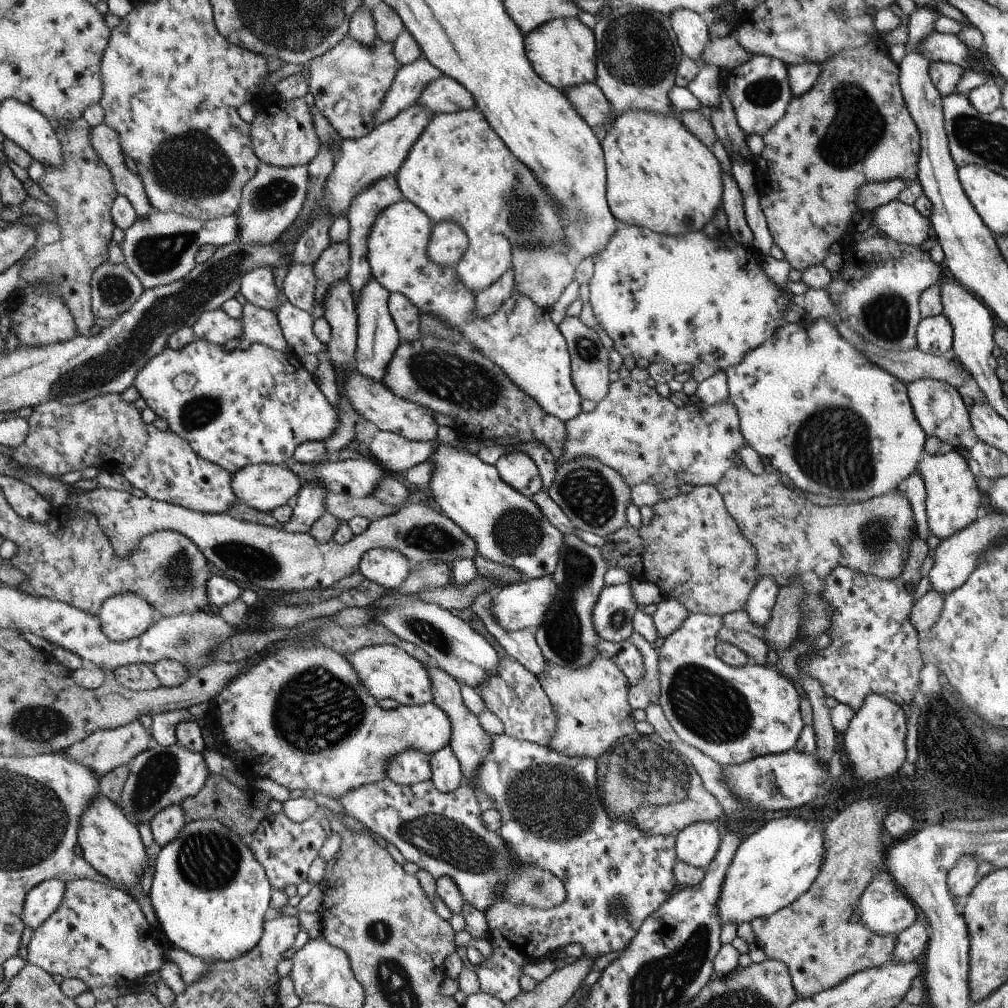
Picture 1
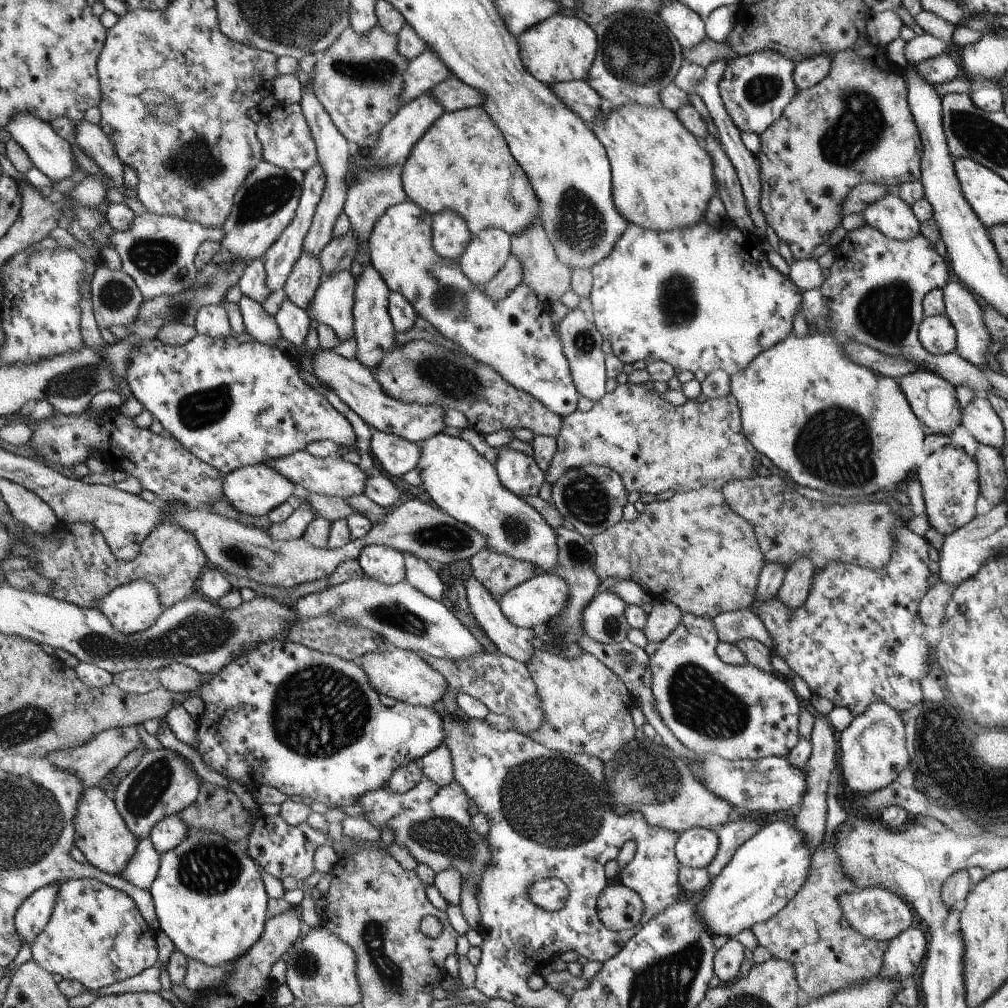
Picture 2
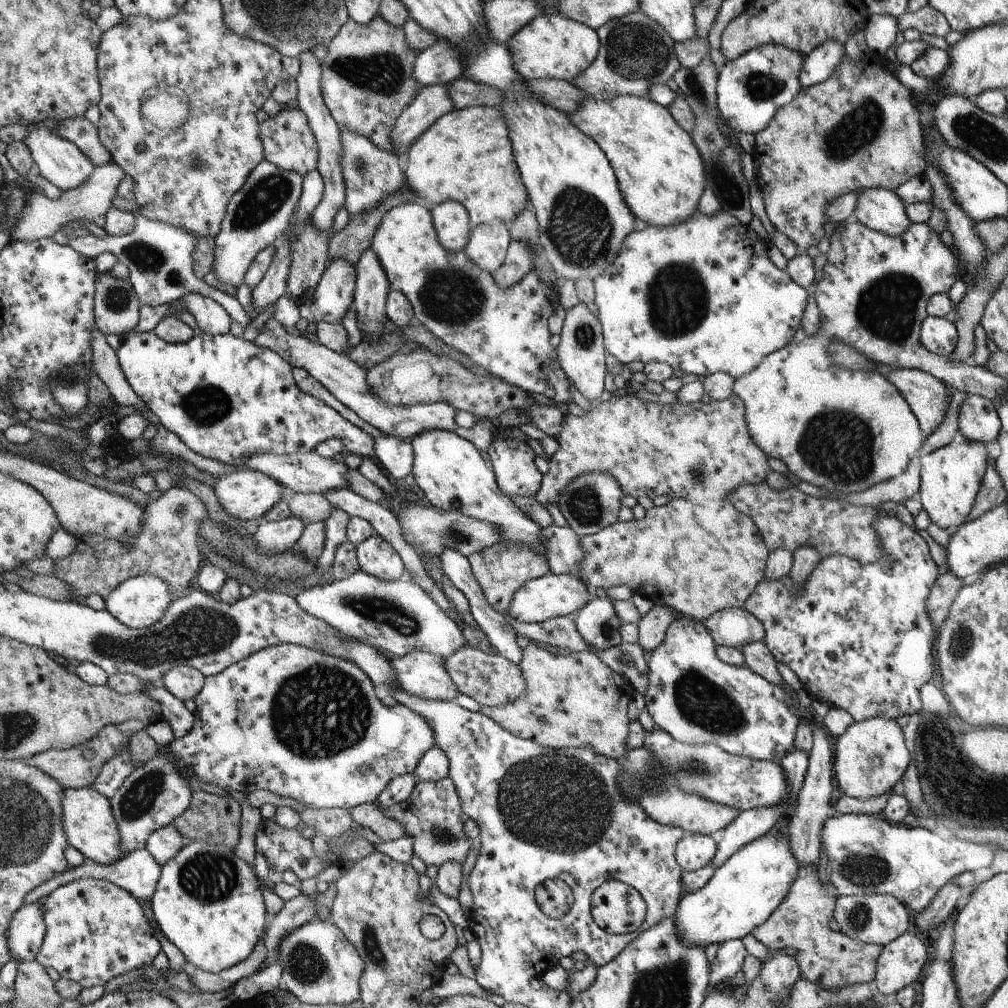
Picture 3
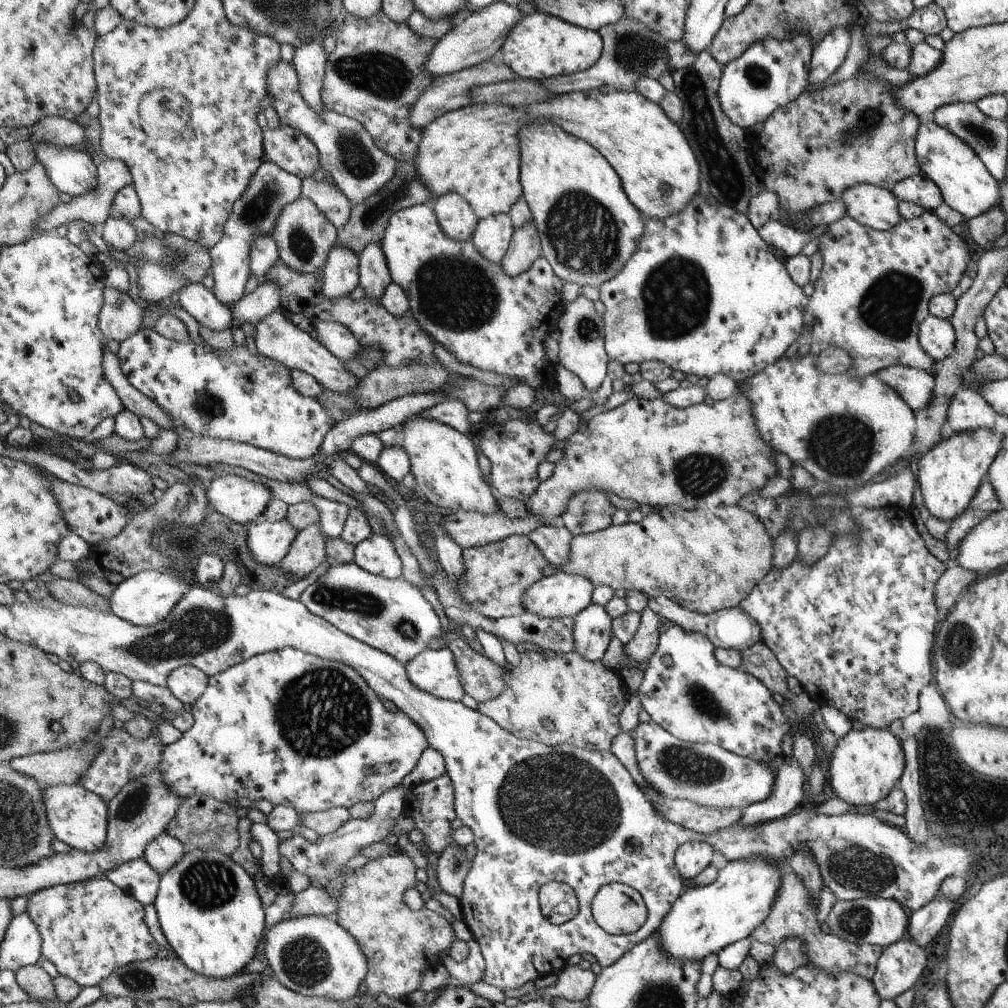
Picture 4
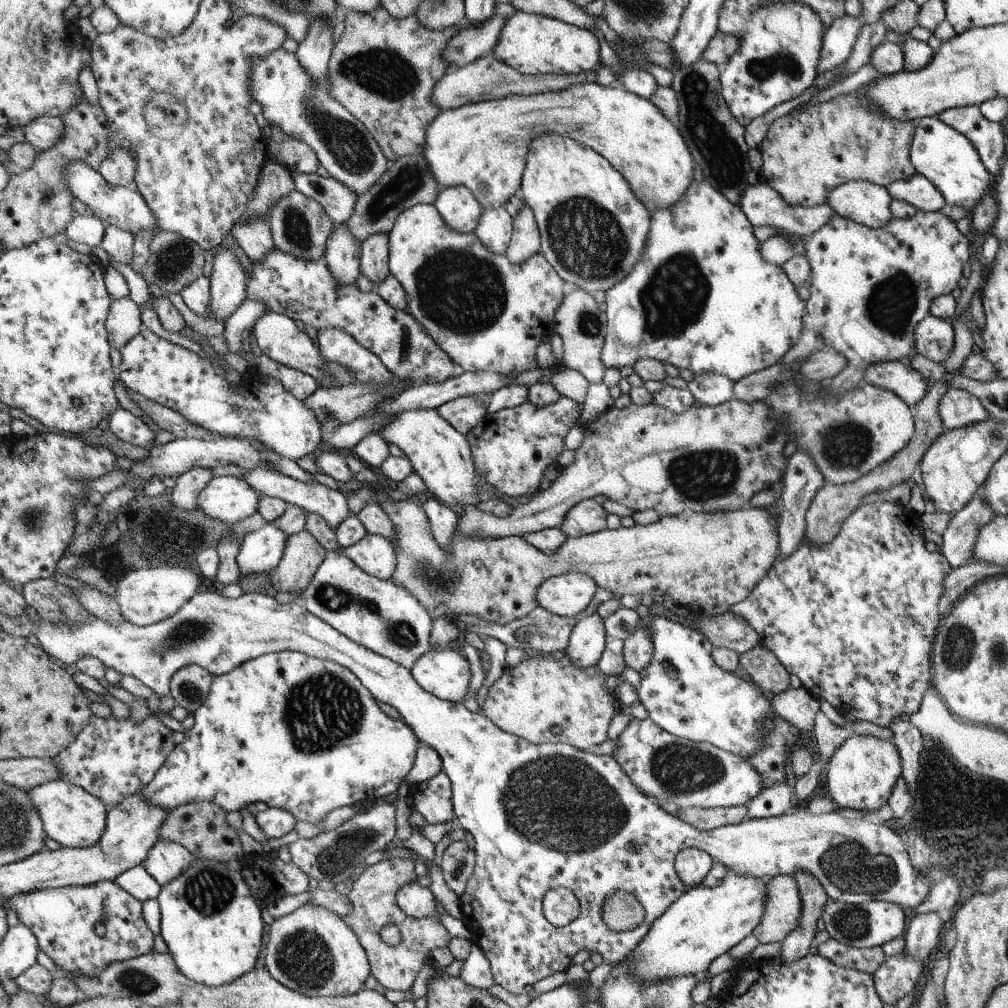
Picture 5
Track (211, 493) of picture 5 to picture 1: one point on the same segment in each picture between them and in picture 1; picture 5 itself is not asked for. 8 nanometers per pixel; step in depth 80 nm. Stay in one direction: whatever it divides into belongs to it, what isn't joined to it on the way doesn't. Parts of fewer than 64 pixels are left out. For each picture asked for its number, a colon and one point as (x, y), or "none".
1: (265, 486)
2: (255, 490)
3: (247, 495)
4: (240, 499)

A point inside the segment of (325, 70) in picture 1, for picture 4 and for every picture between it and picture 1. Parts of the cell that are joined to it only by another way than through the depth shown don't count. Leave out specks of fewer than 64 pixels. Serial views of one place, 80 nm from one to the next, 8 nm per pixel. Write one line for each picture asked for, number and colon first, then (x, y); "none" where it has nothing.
2: (359, 78)
3: (368, 79)
4: (376, 74)

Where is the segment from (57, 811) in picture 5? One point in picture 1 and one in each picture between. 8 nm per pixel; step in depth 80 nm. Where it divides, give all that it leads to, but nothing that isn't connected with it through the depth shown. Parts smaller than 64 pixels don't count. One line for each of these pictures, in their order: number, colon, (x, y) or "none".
1: (113, 845)
2: (102, 836)
3: (91, 827)
4: (78, 817)

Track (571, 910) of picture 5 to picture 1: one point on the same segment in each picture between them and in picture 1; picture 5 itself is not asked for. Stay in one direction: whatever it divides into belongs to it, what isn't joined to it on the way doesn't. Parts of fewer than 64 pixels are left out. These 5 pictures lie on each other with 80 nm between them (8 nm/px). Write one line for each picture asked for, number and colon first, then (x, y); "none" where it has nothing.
1: (443, 833)
2: (551, 894)
3: (554, 897)
4: (559, 903)

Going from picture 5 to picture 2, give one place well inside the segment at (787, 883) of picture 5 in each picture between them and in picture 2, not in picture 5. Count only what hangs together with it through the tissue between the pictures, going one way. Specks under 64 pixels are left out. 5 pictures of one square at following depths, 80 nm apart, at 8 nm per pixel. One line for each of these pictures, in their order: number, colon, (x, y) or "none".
2: (828, 957)
3: (828, 958)
4: (793, 914)

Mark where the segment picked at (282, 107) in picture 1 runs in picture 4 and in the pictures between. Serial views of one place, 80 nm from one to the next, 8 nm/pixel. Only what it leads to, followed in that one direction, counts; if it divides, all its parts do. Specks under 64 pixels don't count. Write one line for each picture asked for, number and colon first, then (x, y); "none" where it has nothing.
2: (285, 134)
3: (288, 142)
4: (293, 151)

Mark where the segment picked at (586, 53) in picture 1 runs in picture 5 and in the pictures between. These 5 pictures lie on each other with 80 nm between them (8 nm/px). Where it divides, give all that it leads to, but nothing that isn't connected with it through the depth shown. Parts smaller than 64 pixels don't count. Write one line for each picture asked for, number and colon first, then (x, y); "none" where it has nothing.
2: (561, 48)
3: (552, 46)
4: (540, 46)
5: (532, 44)

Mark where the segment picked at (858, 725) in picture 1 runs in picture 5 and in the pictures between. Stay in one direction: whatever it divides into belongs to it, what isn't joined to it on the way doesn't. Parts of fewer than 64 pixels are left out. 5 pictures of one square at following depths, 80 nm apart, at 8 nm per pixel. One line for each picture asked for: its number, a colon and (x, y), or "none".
2: (873, 751)
3: (871, 756)
4: (867, 763)
5: (861, 774)

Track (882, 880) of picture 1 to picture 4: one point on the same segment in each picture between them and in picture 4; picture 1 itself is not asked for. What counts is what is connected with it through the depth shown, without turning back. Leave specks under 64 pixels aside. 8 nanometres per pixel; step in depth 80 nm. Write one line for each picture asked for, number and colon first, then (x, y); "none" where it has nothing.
2: (879, 914)
3: (871, 918)
4: (872, 920)

